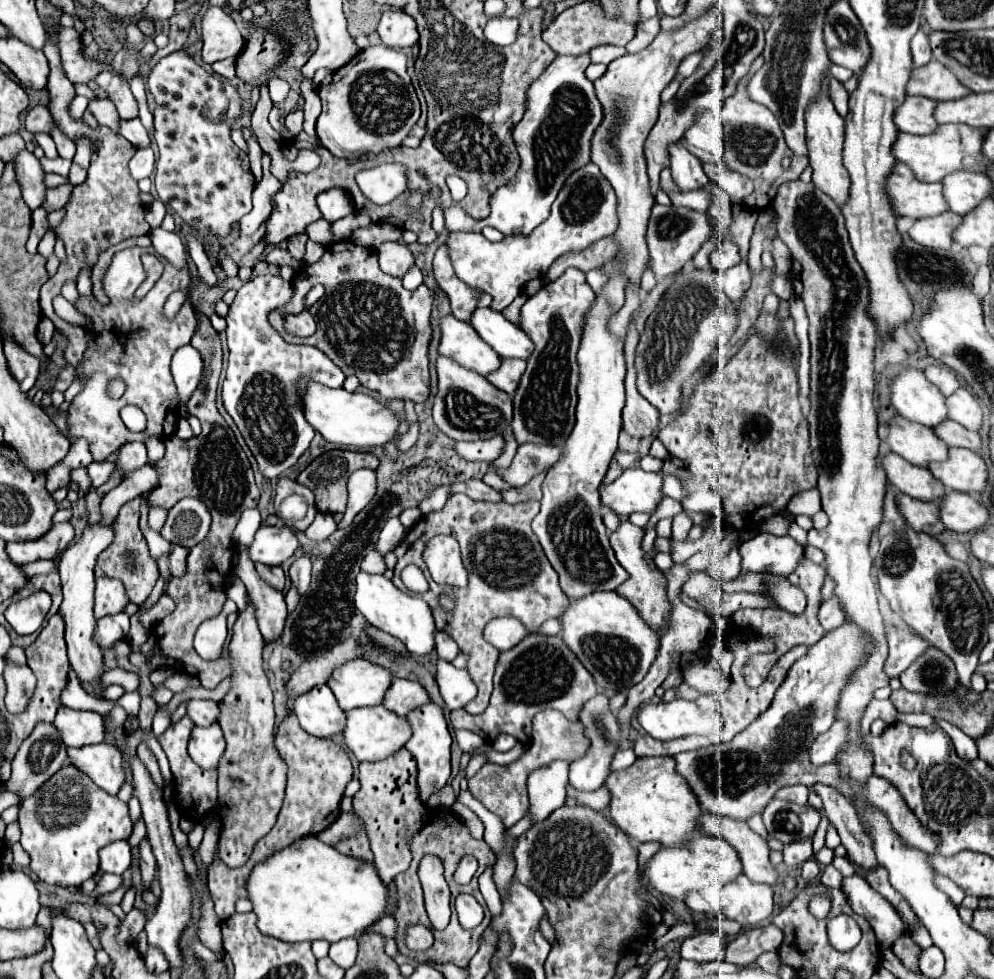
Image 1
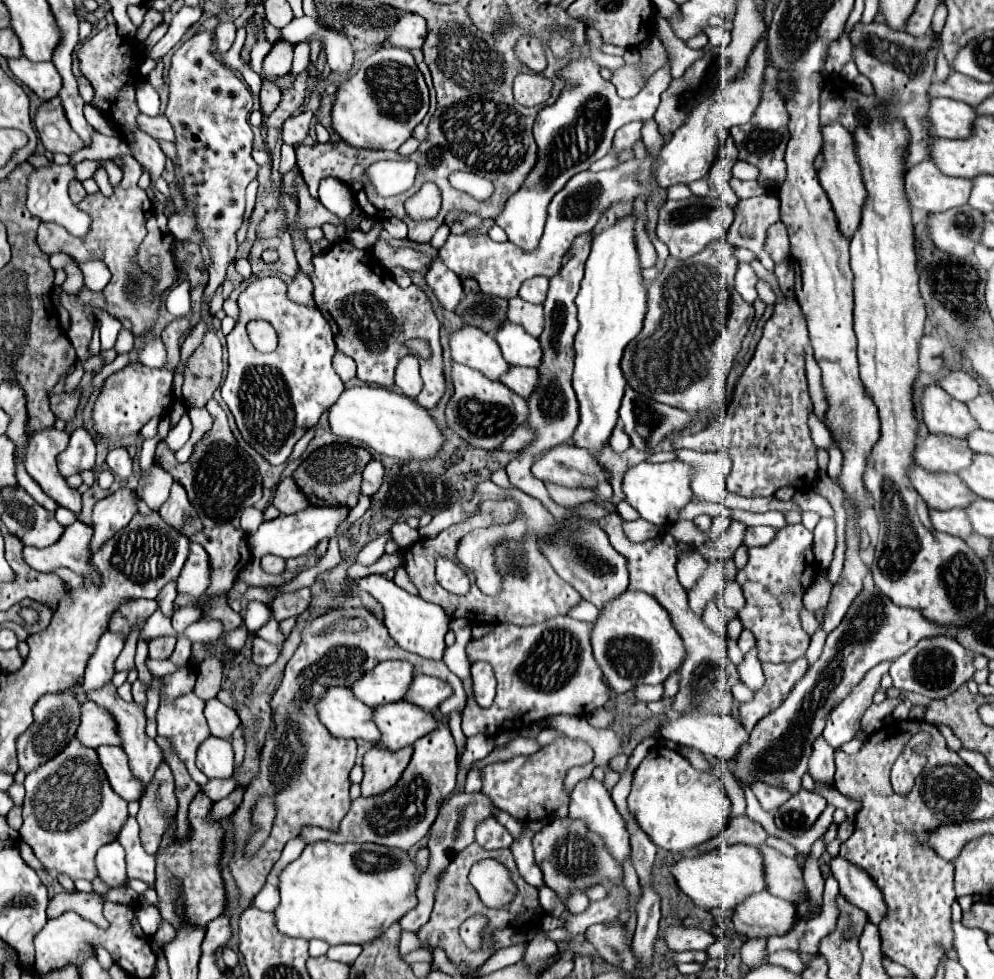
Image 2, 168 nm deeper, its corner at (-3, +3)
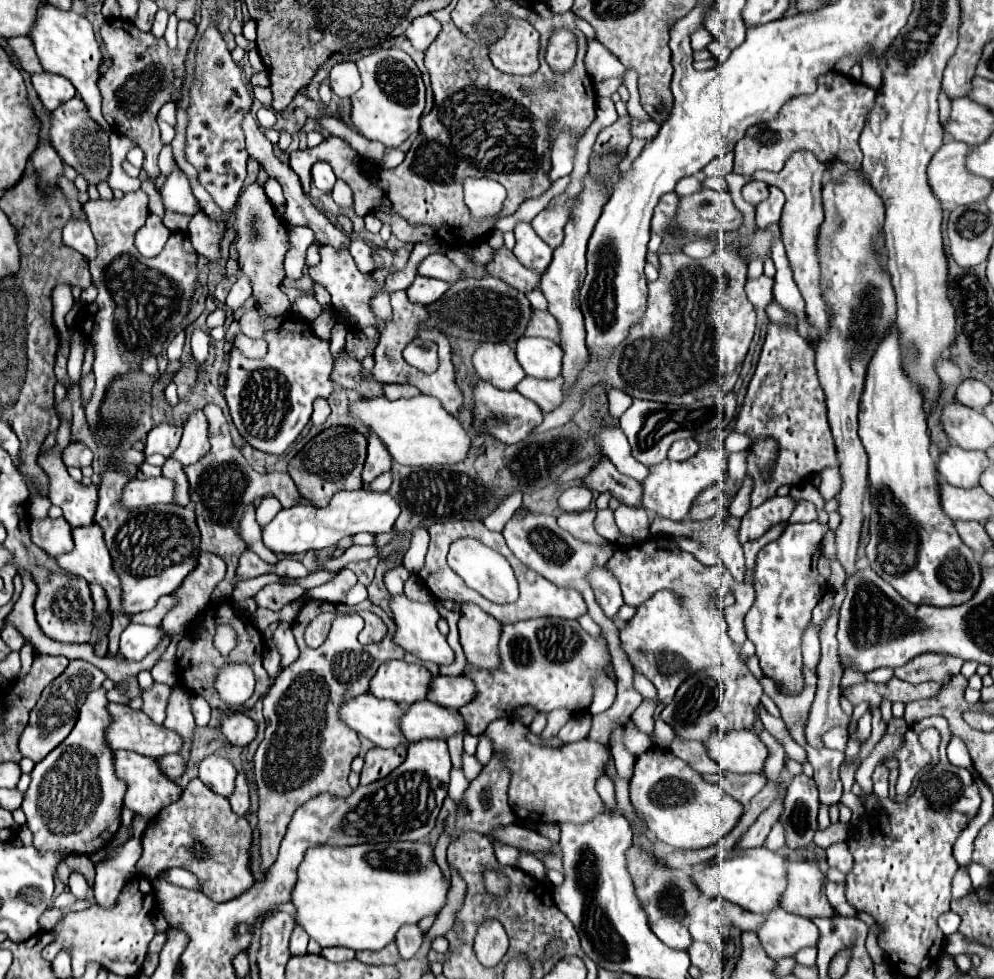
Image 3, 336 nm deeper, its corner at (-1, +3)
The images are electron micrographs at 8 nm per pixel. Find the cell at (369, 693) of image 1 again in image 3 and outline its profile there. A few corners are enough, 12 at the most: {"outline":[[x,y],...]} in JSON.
{"outline":[[389,660],[369,694],[409,706],[427,698],[423,664]]}

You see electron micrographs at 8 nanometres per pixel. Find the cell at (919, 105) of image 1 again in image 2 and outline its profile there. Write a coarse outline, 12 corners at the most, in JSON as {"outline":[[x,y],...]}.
{"outline":[[929,98],[931,136],[965,138],[973,108],[951,98]]}

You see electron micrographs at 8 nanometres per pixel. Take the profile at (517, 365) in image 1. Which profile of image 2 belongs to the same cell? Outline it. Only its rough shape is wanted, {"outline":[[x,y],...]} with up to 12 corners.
{"outline":[[511,366],[501,382],[529,398],[537,370]]}

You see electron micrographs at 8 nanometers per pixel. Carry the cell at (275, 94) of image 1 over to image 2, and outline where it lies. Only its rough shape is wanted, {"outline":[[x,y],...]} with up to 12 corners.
{"outline":[[279,40],[263,60],[265,76],[285,76],[293,44]]}

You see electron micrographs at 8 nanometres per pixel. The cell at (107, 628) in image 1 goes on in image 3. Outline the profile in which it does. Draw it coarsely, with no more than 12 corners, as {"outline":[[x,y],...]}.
{"outline":[[105,690],[31,772],[41,852],[89,854],[121,826],[127,784]]}

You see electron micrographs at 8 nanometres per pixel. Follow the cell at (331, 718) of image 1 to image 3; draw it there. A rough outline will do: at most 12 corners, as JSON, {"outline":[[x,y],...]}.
{"outline":[[369,694],[341,708],[343,722],[379,748],[409,746],[405,706]]}

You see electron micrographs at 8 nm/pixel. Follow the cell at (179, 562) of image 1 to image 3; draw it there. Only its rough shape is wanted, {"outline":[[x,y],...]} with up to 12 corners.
{"outline":[[201,552],[175,592],[179,608],[163,620],[167,634],[179,634],[225,578],[225,562]]}

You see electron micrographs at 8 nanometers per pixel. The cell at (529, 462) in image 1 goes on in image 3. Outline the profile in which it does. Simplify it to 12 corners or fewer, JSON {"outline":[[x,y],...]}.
{"outline":[[605,458],[581,482],[625,506],[641,506],[643,486]]}

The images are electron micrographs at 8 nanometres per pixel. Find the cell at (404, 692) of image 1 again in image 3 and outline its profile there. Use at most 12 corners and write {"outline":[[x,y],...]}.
{"outline":[[435,676],[427,700],[455,708],[475,698],[471,678]]}

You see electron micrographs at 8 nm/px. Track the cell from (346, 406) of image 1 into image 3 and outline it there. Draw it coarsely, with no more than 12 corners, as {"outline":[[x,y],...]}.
{"outline":[[431,396],[351,406],[407,466],[457,464],[471,438]]}

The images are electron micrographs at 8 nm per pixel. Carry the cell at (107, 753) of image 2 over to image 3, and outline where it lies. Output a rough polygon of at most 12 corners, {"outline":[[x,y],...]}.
{"outline":[[119,750],[125,802],[147,820],[179,800],[183,788],[151,756]]}

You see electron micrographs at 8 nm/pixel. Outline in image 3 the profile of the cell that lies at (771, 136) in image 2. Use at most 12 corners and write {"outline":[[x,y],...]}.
{"outline":[[819,78],[735,146],[737,174],[779,172],[793,152],[861,168],[877,90]]}

